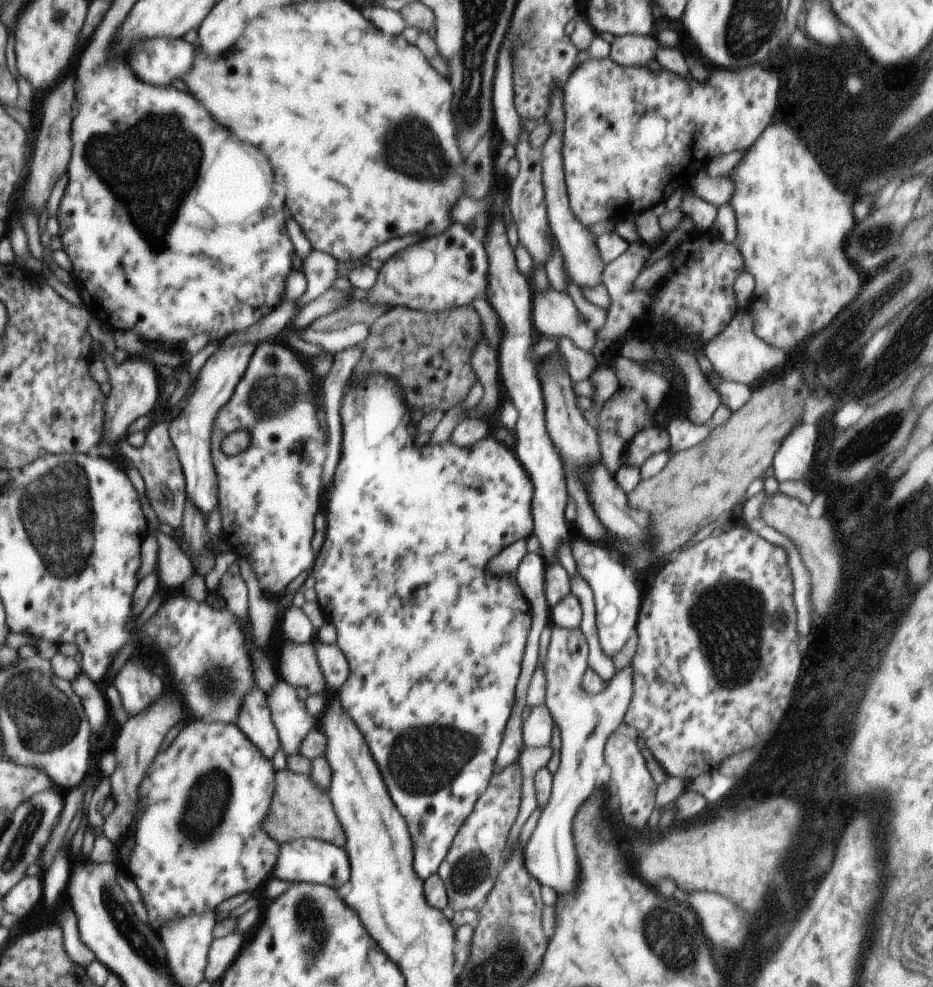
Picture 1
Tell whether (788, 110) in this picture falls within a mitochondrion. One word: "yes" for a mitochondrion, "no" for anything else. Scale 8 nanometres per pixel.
no

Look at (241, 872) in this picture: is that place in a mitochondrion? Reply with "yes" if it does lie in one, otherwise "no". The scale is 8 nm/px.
no

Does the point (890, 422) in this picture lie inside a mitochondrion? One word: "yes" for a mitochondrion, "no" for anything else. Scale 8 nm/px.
yes

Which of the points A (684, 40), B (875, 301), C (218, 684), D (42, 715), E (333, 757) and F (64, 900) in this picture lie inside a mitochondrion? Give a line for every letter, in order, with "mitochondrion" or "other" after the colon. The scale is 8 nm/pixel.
A: other
B: mitochondrion
C: mitochondrion
D: mitochondrion
E: other
F: other

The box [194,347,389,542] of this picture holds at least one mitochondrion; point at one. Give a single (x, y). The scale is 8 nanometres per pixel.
(277, 393)

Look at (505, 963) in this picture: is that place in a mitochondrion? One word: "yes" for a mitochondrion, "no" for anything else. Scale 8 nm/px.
yes

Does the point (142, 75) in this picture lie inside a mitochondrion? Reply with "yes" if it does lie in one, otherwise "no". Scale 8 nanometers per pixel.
no

